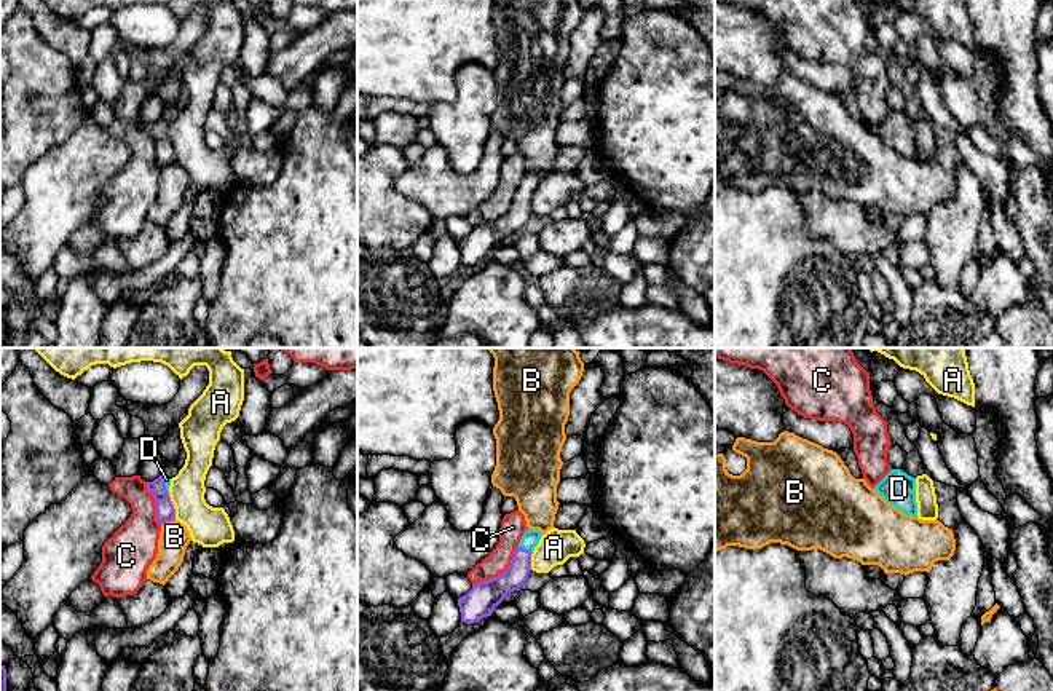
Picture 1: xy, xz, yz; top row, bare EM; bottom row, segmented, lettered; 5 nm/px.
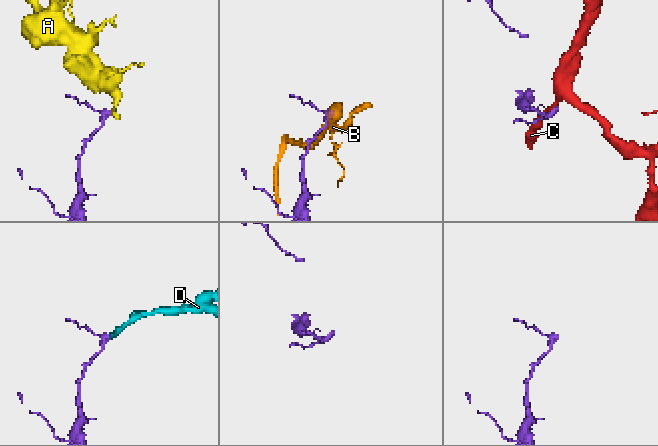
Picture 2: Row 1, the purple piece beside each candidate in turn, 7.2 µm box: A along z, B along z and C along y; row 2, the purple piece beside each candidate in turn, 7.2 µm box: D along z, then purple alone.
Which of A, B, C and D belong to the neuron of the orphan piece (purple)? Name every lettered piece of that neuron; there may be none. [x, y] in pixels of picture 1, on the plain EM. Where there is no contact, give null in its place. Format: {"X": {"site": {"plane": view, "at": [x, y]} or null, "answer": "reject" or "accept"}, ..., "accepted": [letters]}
{"A": {"site": {"plane": "xy", "at": [173, 149]}, "answer": "reject"}, "B": {"site": {"plane": "xy", "at": [168, 163]}, "answer": "reject"}, "C": {"site": {"plane": "xz", "at": [501, 216]}, "answer": "reject"}, "D": {"site": {"plane": "xz", "at": [525, 192]}, "answer": "accept"}, "accepted": ["D"]}

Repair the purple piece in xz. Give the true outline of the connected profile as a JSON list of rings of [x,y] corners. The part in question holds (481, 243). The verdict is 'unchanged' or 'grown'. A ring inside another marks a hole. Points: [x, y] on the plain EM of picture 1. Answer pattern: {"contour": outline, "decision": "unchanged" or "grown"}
{"contour": [[[528,171],[515,192],[507,212],[496,220],[474,227],[472,231],[458,241],[461,265],[474,267],[493,252],[514,233],[519,233],[531,214],[531,196],[542,176]]], "decision": "grown"}

